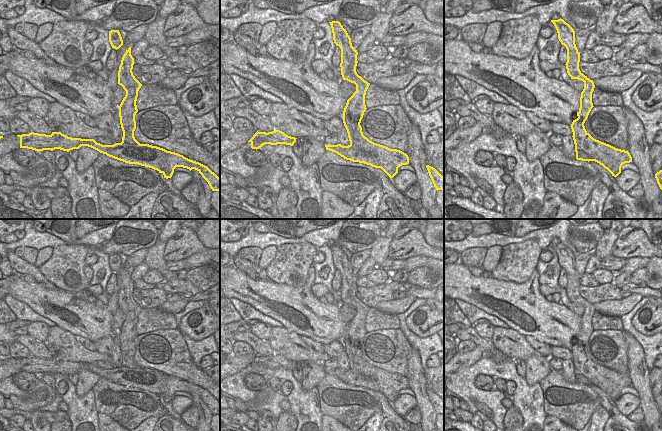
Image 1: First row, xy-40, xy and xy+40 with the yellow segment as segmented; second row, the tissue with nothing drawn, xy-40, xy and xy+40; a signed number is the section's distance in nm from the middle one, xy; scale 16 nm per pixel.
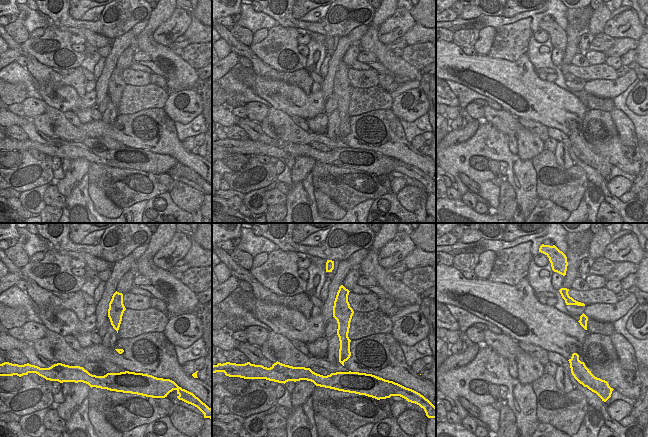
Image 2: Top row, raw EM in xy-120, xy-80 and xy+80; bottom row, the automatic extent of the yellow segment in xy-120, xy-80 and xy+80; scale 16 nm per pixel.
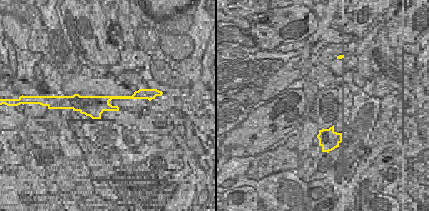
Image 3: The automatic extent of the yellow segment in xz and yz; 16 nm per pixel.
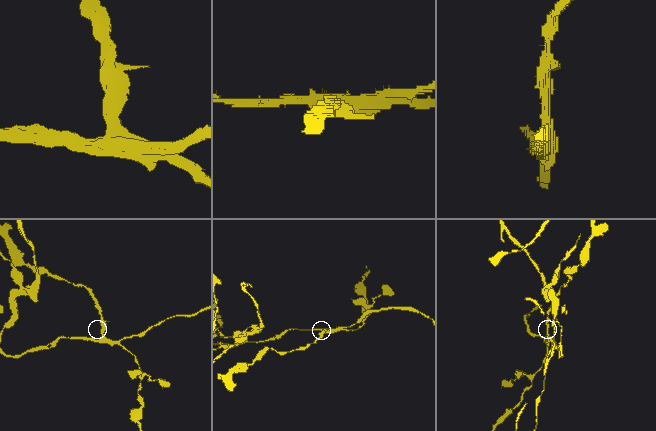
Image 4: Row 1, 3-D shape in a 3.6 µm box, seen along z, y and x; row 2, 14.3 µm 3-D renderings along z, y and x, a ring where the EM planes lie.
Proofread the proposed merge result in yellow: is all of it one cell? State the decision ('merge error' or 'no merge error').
merge error

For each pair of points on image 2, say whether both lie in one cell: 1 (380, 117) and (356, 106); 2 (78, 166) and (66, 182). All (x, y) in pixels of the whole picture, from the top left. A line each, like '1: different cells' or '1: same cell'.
1: different cells
2: same cell

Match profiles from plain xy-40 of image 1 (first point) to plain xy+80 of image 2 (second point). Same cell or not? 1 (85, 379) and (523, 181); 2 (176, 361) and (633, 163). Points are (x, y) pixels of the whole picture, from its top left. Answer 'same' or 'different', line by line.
1: different
2: different

